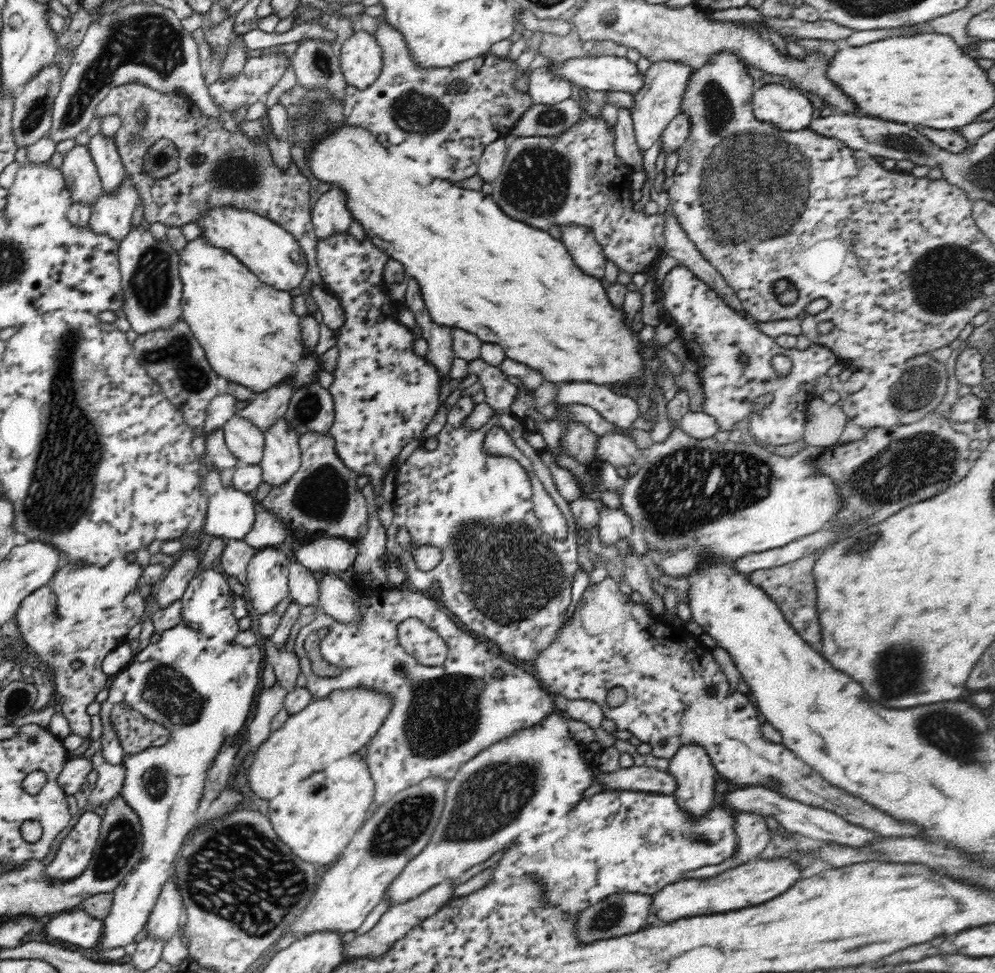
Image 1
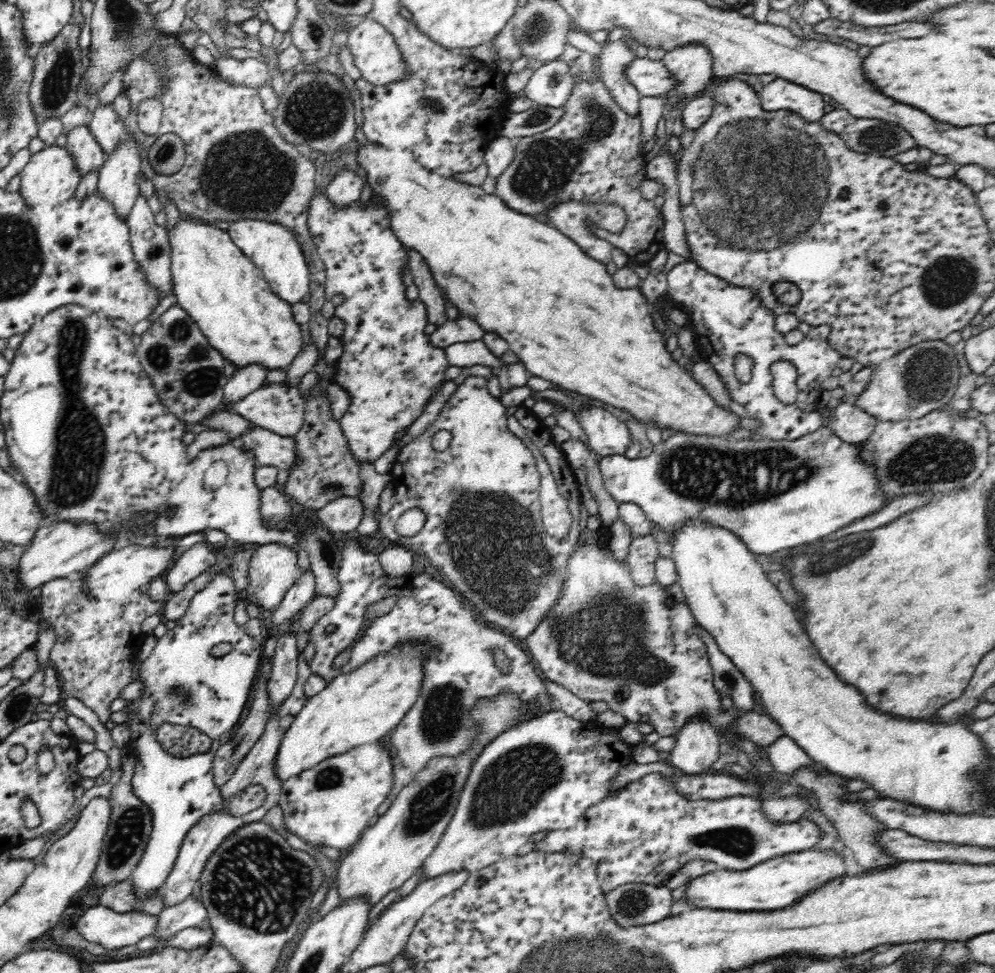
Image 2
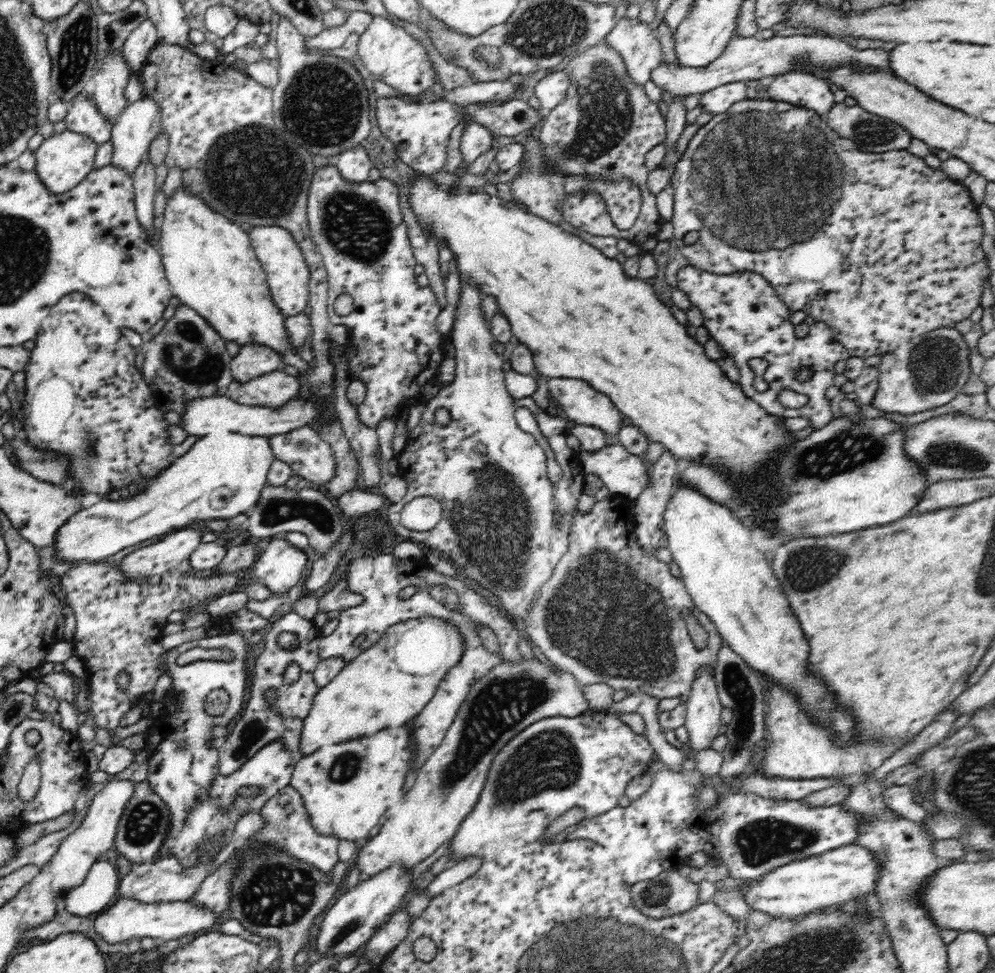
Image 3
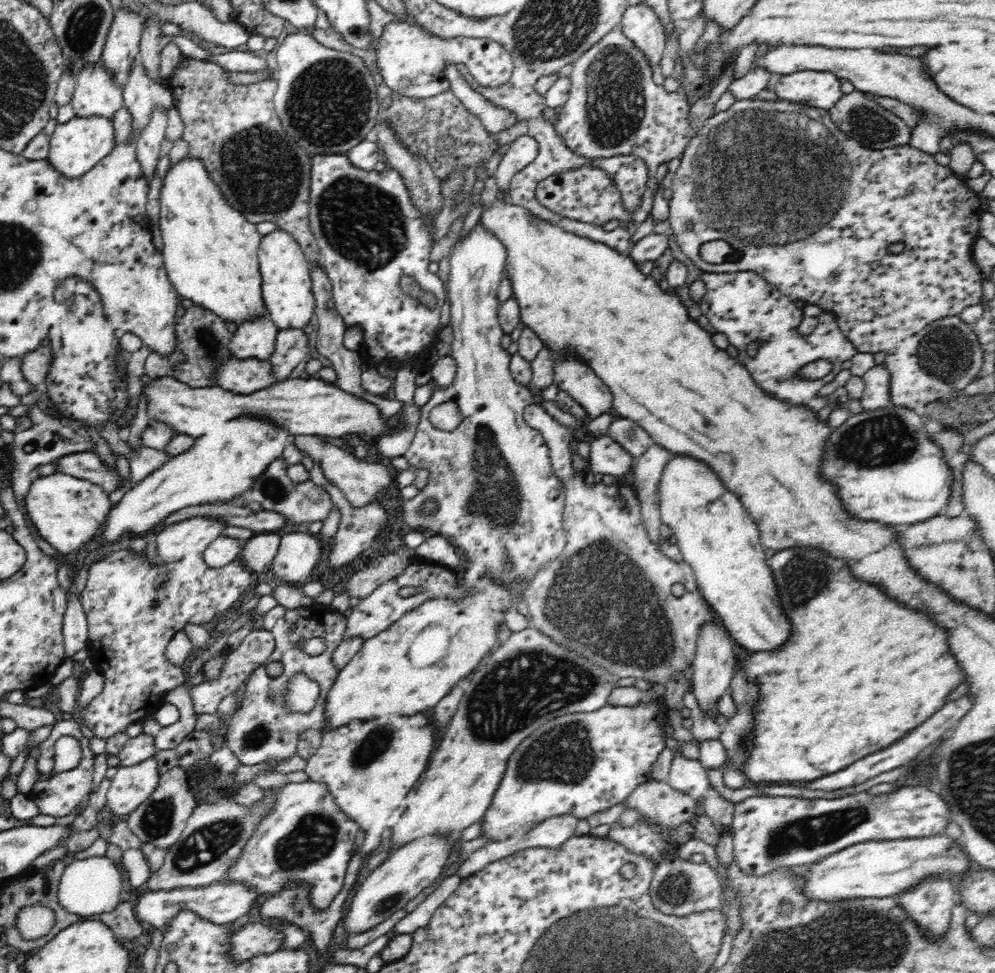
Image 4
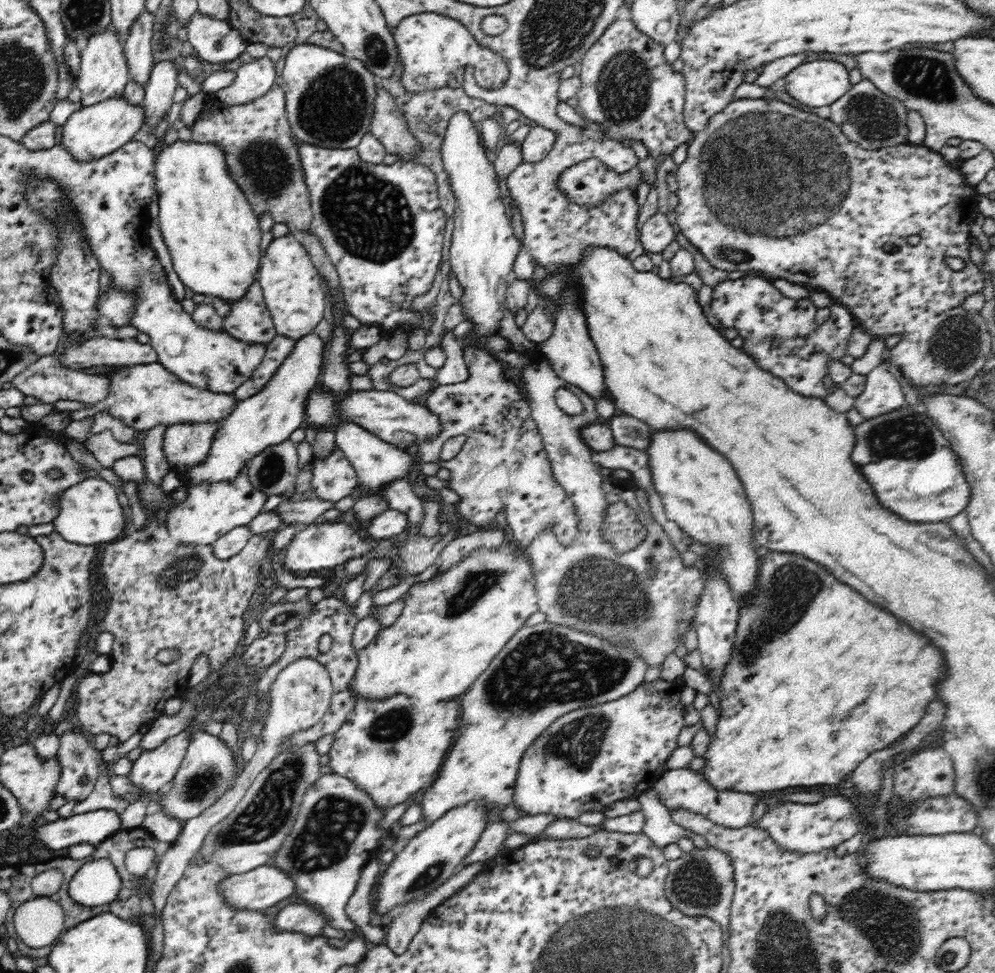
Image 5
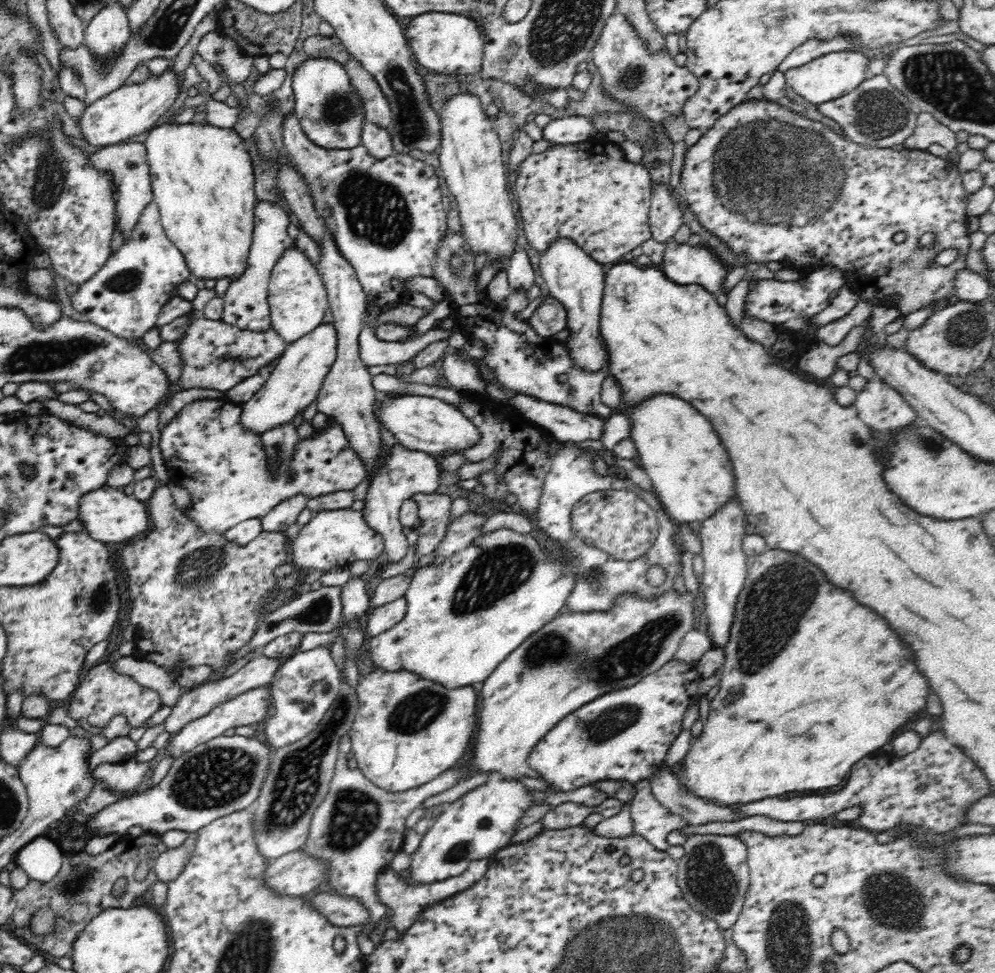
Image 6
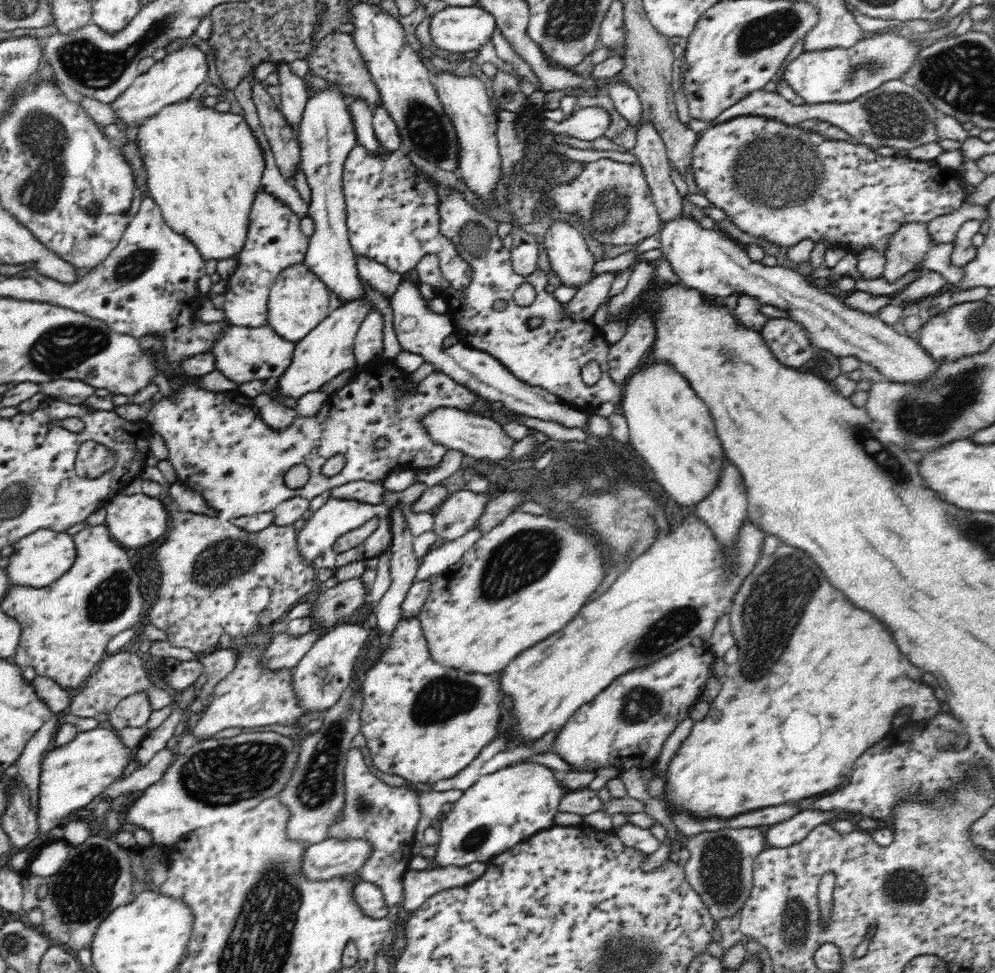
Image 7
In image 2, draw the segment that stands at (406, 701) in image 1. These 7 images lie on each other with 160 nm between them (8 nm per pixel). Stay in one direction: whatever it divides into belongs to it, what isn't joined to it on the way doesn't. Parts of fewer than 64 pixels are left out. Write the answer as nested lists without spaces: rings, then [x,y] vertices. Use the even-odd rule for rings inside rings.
[[[345,534],[344,536],[339,535],[336,540],[336,545],[338,545],[339,550],[339,566],[337,570],[337,577],[338,581],[340,582],[340,596],[336,599],[334,609],[331,612],[328,612],[325,616],[322,616],[319,619],[319,622],[316,622],[316,625],[308,632],[308,642],[313,642],[316,650],[316,654],[314,654],[314,660],[312,660],[312,663],[309,666],[311,674],[322,677],[322,679],[324,679],[324,683],[328,684],[329,682],[332,682],[332,679],[336,678],[337,676],[354,672],[356,669],[359,669],[362,666],[366,666],[370,660],[374,660],[374,658],[378,658],[378,656],[390,654],[390,652],[392,652],[396,646],[406,646],[406,644],[413,644],[413,646],[421,646],[421,648],[423,648],[423,658],[421,659],[421,664],[423,664],[422,684],[420,684],[420,688],[418,688],[418,698],[416,698],[416,702],[410,706],[410,710],[406,712],[406,716],[402,718],[402,721],[390,732],[390,734],[387,735],[386,738],[384,738],[384,745],[386,745],[386,749],[388,749],[388,753],[390,753],[390,765],[392,765],[392,788],[390,788],[390,792],[388,793],[388,796],[386,796],[386,800],[384,800],[384,802],[382,802],[382,804],[377,808],[377,815],[382,816],[382,814],[388,810],[390,803],[394,802],[396,794],[398,794],[398,792],[400,792],[406,785],[410,784],[410,782],[414,780],[414,777],[422,769],[425,769],[426,765],[428,765],[430,761],[433,761],[438,757],[457,757],[458,755],[463,755],[464,753],[469,753],[471,751],[471,748],[477,743],[477,736],[482,732],[482,725],[480,725],[480,723],[474,719],[473,708],[482,699],[491,699],[492,697],[496,697],[498,695],[514,693],[514,697],[520,701],[520,707],[524,707],[524,710],[520,712],[521,714],[515,719],[515,724],[511,728],[517,727],[519,724],[524,724],[524,722],[530,722],[540,716],[543,716],[544,714],[548,714],[547,712],[557,708],[558,704],[555,698],[550,695],[550,693],[548,693],[544,683],[544,677],[535,667],[532,659],[525,651],[525,648],[510,635],[505,634],[502,631],[498,631],[493,627],[489,627],[486,623],[478,620],[475,612],[466,606],[463,597],[460,594],[454,592],[448,584],[445,584],[444,582],[438,582],[438,580],[429,575],[426,576],[426,584],[424,584],[424,582],[420,582],[420,578],[418,578],[417,575],[416,578],[414,578],[414,575],[411,573],[401,577],[393,577],[386,574],[386,572],[384,572],[380,566],[378,555],[366,552],[363,547],[357,543],[356,539],[350,537],[350,534]],[[416,580],[418,580],[418,582],[416,582]],[[393,596],[398,597],[399,605],[395,606],[387,614],[378,616],[377,620],[373,619],[369,624],[369,627],[365,629],[365,617],[367,616],[366,610],[369,608],[369,606]],[[329,624],[336,625],[336,629],[333,633],[327,634],[325,632],[325,627]],[[349,648],[350,660],[348,660],[348,664],[339,668],[332,668],[332,663],[334,662],[335,658],[340,653],[344,653]],[[432,649],[438,649],[438,654],[432,654]],[[497,649],[502,652],[506,658],[508,658],[508,672],[504,672],[504,670],[500,670],[500,666],[496,666],[496,656],[494,655]]]

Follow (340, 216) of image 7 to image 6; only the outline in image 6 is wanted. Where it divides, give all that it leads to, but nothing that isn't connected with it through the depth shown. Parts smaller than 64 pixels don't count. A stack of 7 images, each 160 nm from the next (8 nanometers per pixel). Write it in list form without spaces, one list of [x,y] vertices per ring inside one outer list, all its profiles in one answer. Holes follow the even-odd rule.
[[[308,57],[302,60],[291,77],[294,116],[306,137],[321,149],[352,149],[360,145],[366,111],[364,102],[352,86],[346,69],[333,58]],[[328,235],[322,250],[320,262],[316,265],[327,290],[327,299],[331,310],[336,333],[336,358],[326,376],[316,398],[317,412],[326,415],[331,421],[342,427],[342,433],[348,446],[356,457],[364,463],[368,479],[366,495],[363,501],[362,517],[366,524],[383,536],[384,553],[389,562],[398,562],[408,552],[404,529],[398,521],[398,512],[402,503],[412,494],[429,495],[438,488],[441,469],[439,459],[424,451],[411,451],[396,443],[390,448],[382,443],[380,423],[374,417],[374,400],[379,396],[372,384],[373,377],[359,355],[359,334],[361,333],[366,307],[366,295],[356,278],[354,268],[338,253],[333,237]]]

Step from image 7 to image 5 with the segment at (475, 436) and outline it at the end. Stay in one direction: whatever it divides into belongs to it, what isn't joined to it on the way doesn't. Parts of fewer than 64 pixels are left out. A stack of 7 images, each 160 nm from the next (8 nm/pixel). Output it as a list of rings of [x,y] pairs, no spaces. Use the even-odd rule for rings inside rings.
[[[314,385],[306,396],[303,423],[305,428],[335,430],[342,423],[354,423],[354,425],[370,431],[384,442],[396,445],[400,449],[412,446],[412,444],[420,444],[428,436],[438,434],[438,430],[440,430],[438,415],[428,411],[428,407],[421,406],[417,400],[406,401],[394,392],[375,389],[333,392],[333,390],[326,390],[321,385]]]

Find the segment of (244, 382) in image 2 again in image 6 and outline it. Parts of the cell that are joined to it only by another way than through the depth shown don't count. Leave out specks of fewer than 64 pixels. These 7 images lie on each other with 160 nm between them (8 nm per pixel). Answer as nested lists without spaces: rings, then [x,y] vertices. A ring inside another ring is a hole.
[[[268,201],[257,203],[254,220],[254,240],[248,255],[248,266],[238,280],[230,282],[223,297],[223,315],[221,319],[232,326],[240,327],[242,330],[262,333],[272,329],[267,291],[270,272],[272,272],[274,264],[284,251],[295,246],[295,240],[289,238],[286,231],[286,226],[293,221],[292,216],[284,212],[284,209],[276,203]]]

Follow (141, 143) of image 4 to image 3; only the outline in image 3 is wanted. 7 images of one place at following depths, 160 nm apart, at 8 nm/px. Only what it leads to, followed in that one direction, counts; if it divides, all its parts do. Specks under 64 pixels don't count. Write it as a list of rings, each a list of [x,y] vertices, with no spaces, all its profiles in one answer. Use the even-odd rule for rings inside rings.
[[[144,155],[142,164],[134,172],[133,191],[136,218],[140,227],[146,234],[145,242],[150,244],[155,250],[159,250],[160,232],[156,231],[159,227],[156,216],[154,216],[154,195],[156,194],[155,170],[149,162],[147,155]]]

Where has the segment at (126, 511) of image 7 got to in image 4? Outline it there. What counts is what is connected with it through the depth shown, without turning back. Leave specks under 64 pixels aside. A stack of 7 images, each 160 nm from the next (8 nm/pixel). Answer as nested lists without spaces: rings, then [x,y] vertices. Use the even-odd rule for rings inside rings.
[[[56,472],[47,476],[36,476],[30,482],[30,488],[22,501],[24,516],[37,536],[58,553],[67,555],[72,551],[84,551],[87,545],[91,545],[92,538],[104,522],[111,504],[101,485]]]

